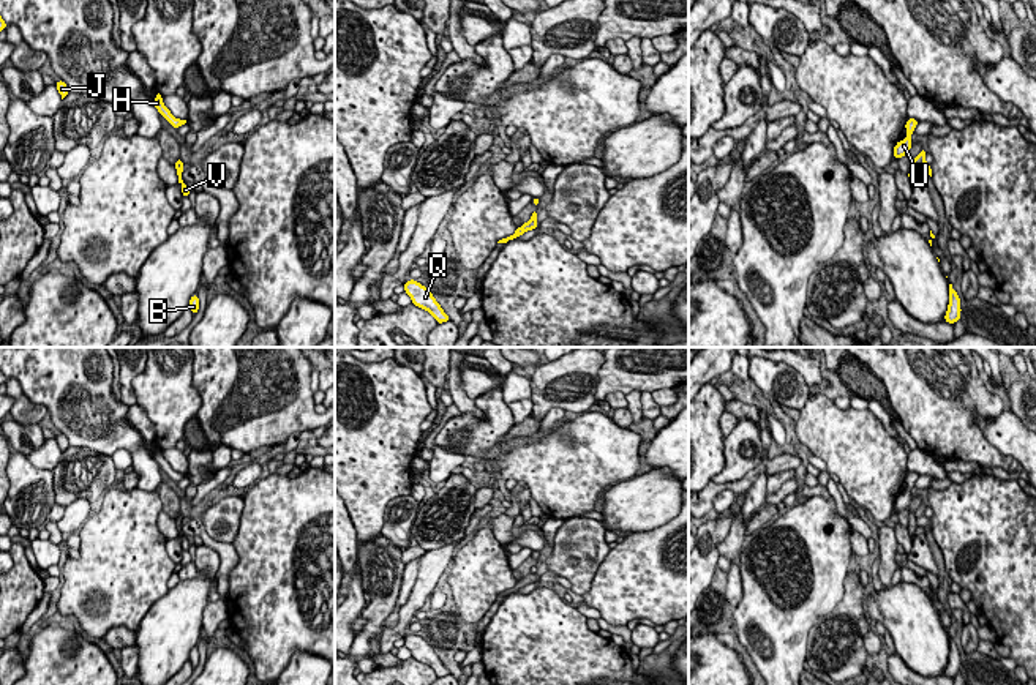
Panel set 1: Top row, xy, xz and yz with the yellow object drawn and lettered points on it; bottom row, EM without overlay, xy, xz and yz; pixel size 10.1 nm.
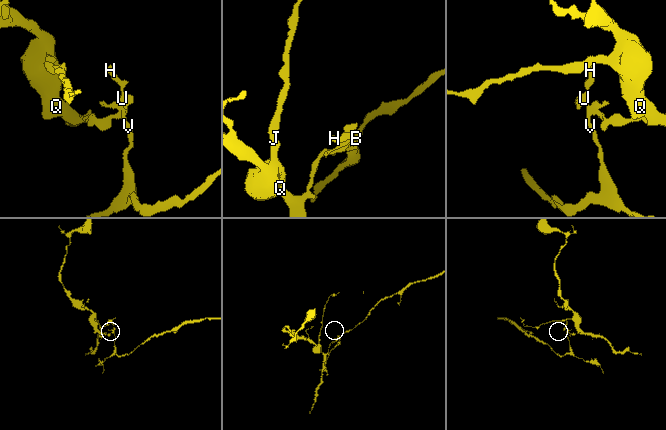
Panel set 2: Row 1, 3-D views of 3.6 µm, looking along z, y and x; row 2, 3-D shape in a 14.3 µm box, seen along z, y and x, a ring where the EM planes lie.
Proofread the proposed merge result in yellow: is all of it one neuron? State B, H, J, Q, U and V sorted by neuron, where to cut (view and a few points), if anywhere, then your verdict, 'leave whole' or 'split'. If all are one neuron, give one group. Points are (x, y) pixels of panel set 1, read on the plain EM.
B H U V / J Q | yz (913, 513), (918, 523) | split

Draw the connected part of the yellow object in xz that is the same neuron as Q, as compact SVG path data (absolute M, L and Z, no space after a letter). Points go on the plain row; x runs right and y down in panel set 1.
M409 633L404 636L404 647L411 650L412 658L428 664L436 672L437 677L444 677L450 674L450 671L436 655L434 649L415 633Z

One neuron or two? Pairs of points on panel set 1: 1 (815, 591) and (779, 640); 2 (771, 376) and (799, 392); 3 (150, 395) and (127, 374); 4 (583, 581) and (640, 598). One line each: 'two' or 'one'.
1: one
2: one
3: two
4: two

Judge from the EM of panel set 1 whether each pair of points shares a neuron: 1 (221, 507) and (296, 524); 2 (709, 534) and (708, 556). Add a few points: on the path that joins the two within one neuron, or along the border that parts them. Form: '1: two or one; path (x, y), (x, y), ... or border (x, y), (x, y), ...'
1: two; border (242, 497), (240, 526), (231, 542)
2: one; path (708, 539), (708, 551)

